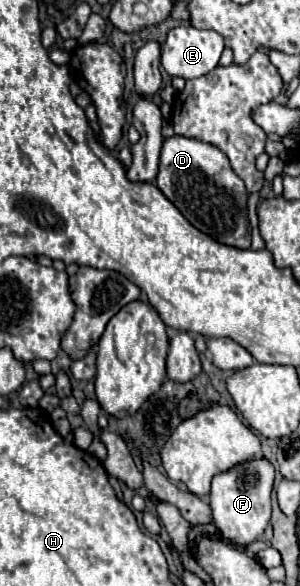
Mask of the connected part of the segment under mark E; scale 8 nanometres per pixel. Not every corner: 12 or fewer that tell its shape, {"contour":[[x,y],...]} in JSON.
{"contour":[[172,28],[162,46],[170,76],[198,78],[218,66],[214,30]]}

